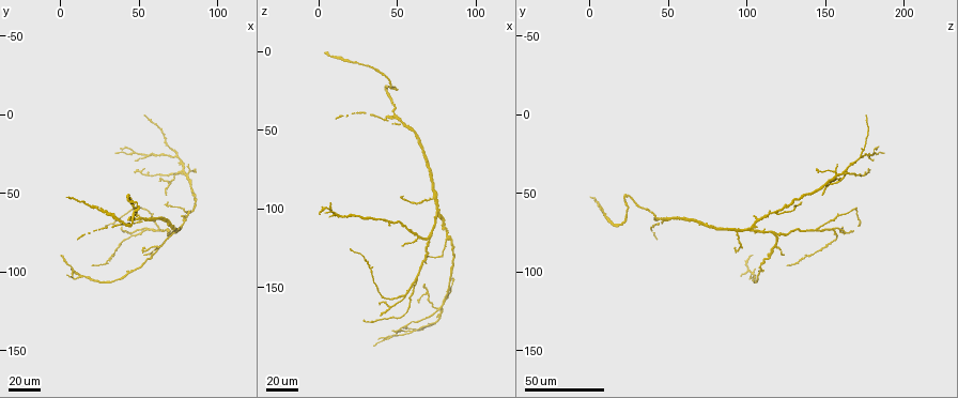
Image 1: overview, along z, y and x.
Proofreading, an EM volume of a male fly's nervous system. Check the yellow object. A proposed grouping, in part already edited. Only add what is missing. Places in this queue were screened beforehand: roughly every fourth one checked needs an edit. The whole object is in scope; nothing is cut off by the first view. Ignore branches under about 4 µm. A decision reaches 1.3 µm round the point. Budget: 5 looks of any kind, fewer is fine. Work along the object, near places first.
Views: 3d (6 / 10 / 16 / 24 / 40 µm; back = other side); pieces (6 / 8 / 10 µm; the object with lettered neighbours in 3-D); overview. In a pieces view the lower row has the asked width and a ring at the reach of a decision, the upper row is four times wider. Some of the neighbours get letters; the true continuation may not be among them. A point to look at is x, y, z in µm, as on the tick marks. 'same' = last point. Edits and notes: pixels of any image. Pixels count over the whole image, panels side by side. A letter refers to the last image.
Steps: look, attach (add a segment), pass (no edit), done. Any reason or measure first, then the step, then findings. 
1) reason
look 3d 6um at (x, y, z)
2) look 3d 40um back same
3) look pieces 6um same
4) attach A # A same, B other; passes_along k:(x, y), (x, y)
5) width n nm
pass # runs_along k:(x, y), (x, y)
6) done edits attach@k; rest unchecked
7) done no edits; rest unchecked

an open end
look 3d 40um at (68, 50, 150)

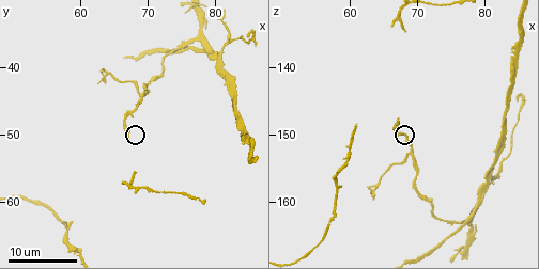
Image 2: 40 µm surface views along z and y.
look pieces 6um at (67.0, 51.0, 148.0)

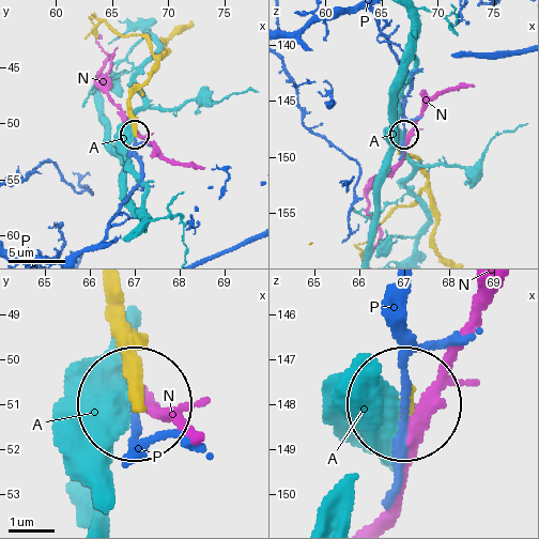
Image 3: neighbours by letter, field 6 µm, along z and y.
width 260 nm
pass # A other, N other, P other; no lettered segment goes on from it

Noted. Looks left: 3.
branch stops here
look 3d 40um at (54, 90, 124)

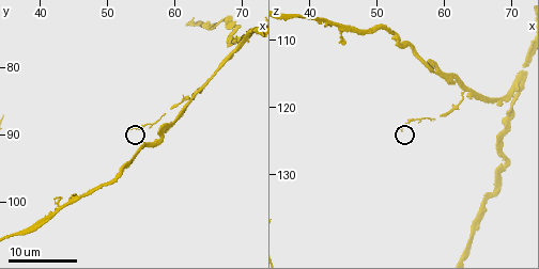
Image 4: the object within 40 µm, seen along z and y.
look pieces 6um at (53.0, 89.0, 123.0)

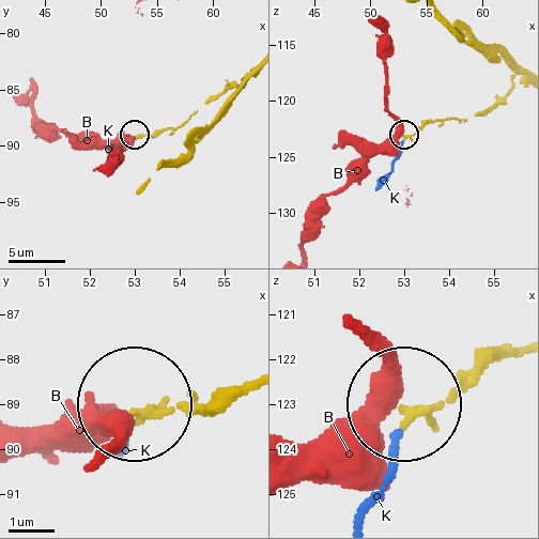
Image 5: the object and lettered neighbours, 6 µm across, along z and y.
attach K # B other, K same; passes_along 5:(433, 120), (403, 139), (393, 172), (378, 188); the neuron continues

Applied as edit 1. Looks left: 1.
done edits attach@5; rest unchecked

